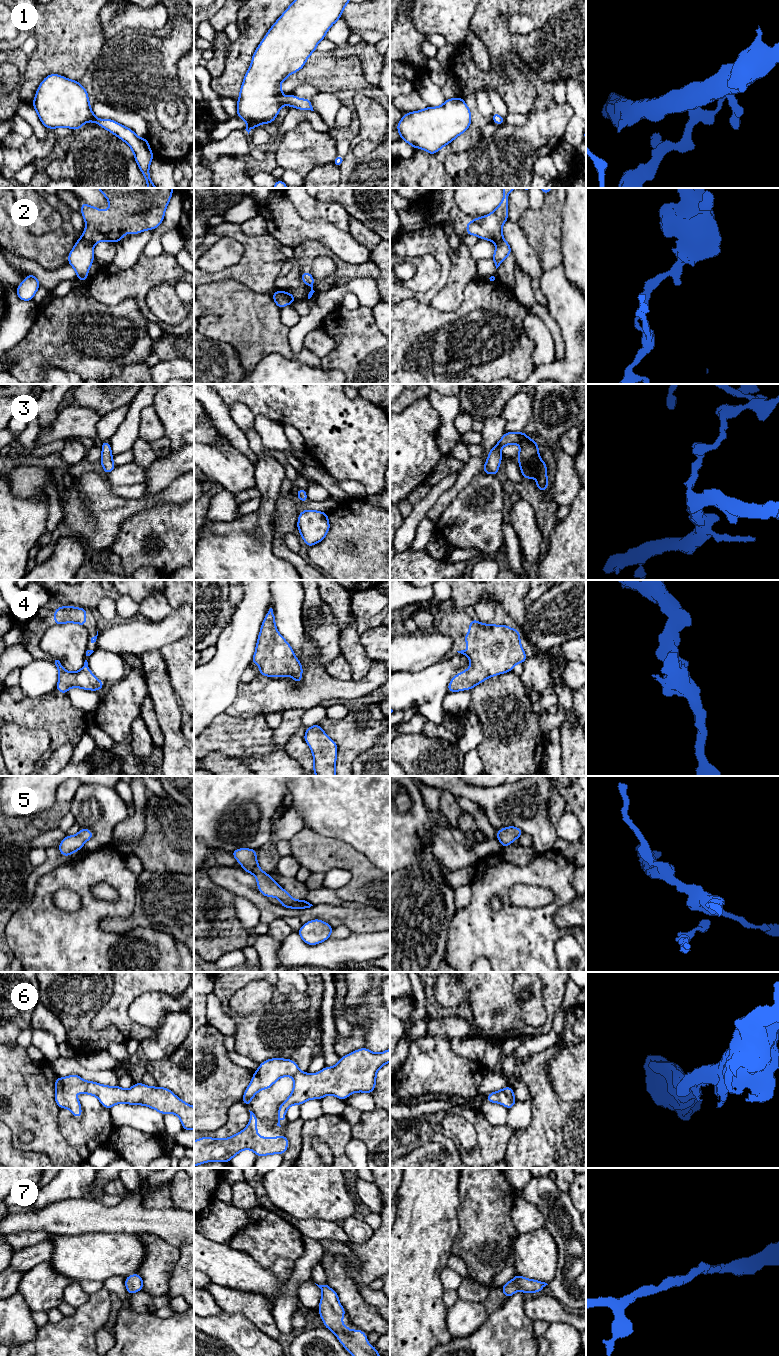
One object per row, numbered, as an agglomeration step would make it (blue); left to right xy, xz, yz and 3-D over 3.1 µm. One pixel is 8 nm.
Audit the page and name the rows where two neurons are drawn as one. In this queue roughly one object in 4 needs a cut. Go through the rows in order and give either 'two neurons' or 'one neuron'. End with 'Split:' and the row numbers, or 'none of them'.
1: one neuron
2: two neurons
3: one neuron
4: one neuron
5: one neuron
6: one neuron
7: one neuron
Split: 2

